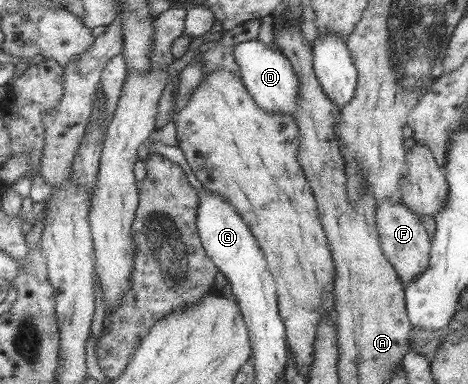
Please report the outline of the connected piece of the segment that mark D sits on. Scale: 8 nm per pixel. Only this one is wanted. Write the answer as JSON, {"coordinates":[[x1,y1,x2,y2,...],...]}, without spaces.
{"coordinates":[[258,39,239,43,234,49,233,56,236,57,237,64,241,67,240,79,247,88,249,96,265,113,289,115,291,119,295,120,300,81,297,80,296,71,292,67,291,61,280,50,271,49]]}

